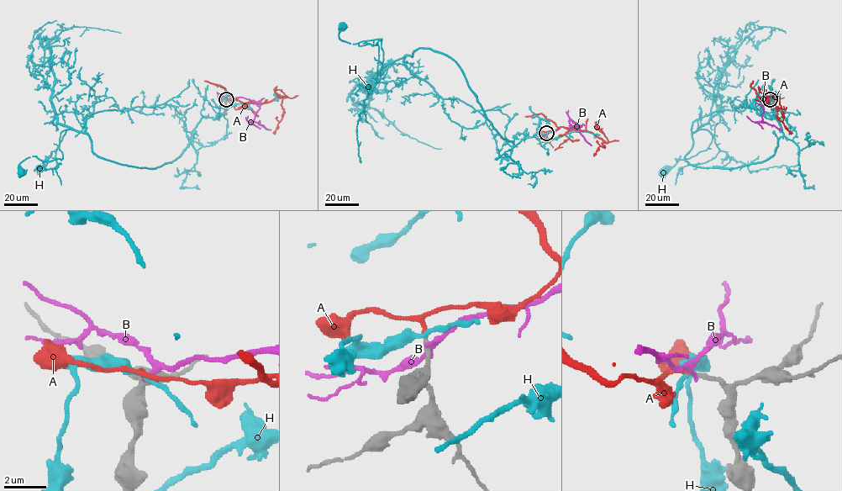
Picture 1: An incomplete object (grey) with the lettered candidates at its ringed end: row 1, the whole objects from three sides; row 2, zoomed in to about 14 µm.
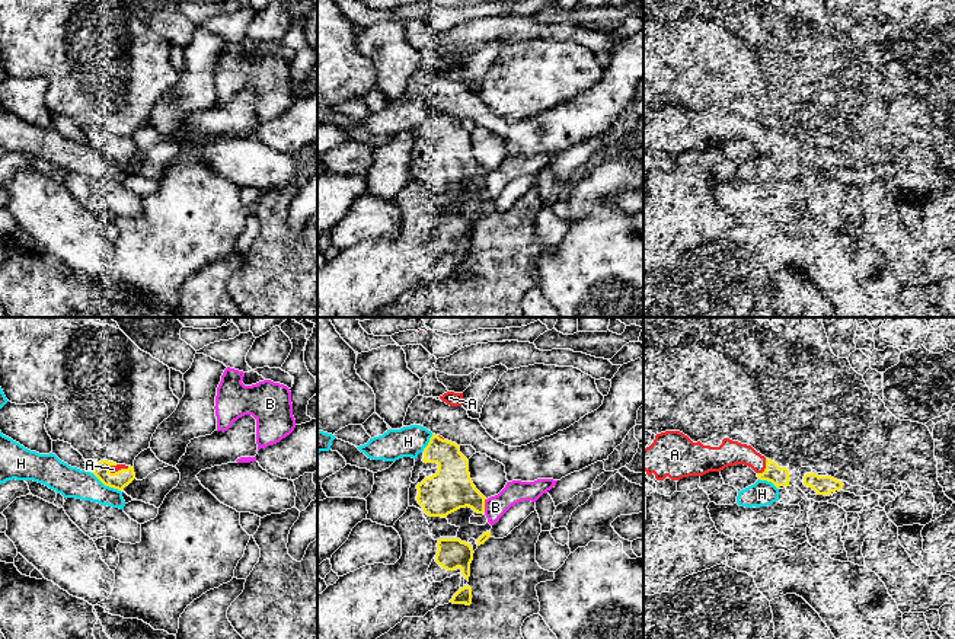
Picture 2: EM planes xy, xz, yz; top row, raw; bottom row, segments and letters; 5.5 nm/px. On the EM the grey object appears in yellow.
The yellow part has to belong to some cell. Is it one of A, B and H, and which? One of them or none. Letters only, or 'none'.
A

